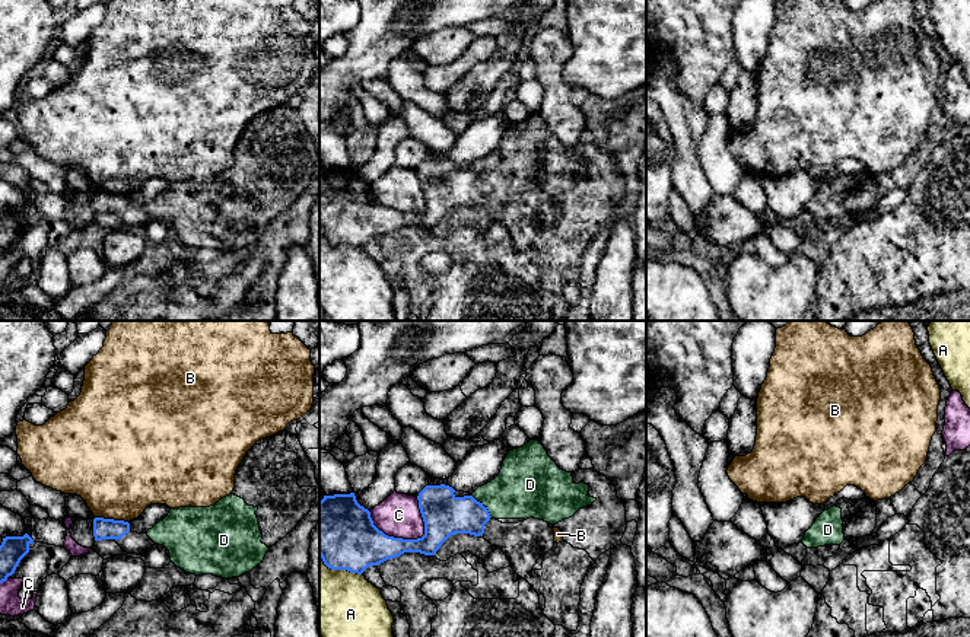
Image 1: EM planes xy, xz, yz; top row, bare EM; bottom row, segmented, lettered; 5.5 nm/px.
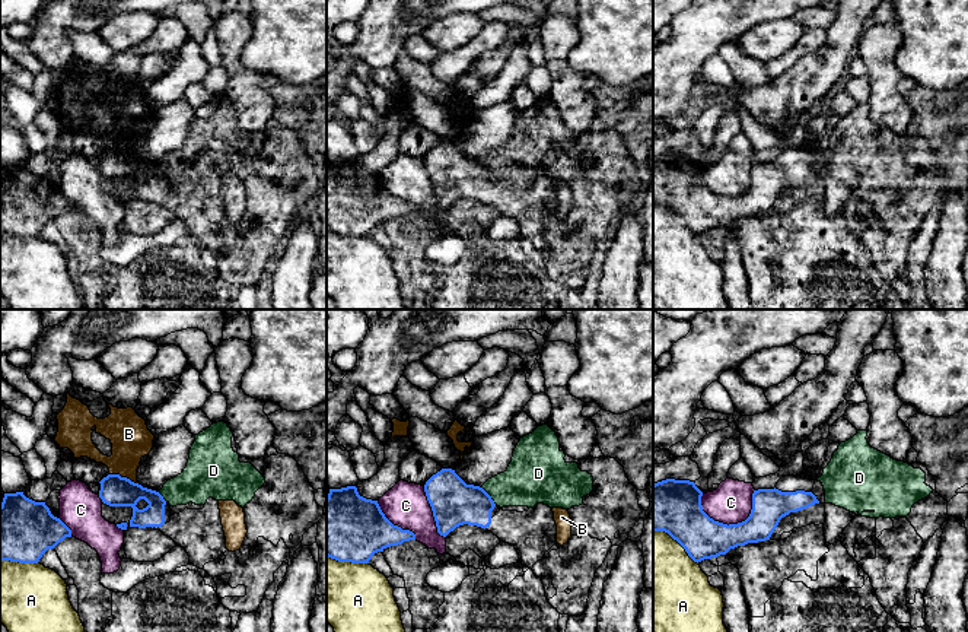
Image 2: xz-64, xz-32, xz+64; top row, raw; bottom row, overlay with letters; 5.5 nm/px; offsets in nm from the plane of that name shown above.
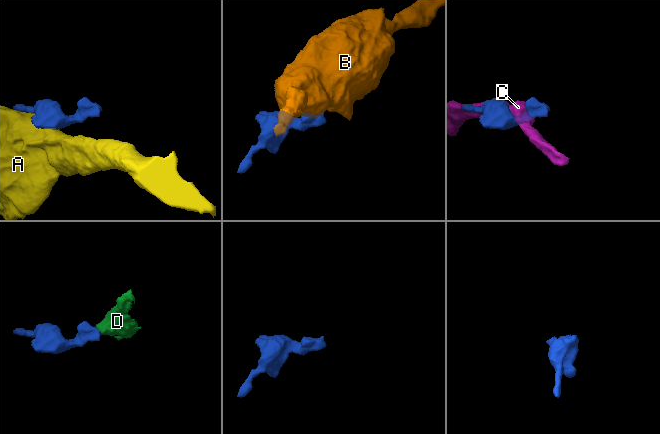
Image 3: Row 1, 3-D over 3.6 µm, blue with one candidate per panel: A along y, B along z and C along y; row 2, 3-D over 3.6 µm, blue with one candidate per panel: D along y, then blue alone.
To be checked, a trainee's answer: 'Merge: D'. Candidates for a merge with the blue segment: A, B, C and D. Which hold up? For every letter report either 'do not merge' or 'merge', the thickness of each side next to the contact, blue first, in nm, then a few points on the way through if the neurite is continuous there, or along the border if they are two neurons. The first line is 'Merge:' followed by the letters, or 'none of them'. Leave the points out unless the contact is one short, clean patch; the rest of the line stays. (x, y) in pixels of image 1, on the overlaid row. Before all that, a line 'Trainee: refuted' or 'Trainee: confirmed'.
Trainee: confirmed
Merge: D
A: do not merge; 360 nm thick on the blue side, 360 nm on the other
B: do not merge; 110 nm thick on the blue side, 460 nm on the other; border along xy (95, 516), (127, 522)
C: do not merge; 340 nm thick on the blue side, 240 nm on the other
D: merge; 240 nm thick on the blue side, 320 nm on the other; runs through xz (444, 515), (468, 515), (483, 506), (489, 500), (524, 489)

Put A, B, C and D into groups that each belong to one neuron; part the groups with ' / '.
A / B / C / D

